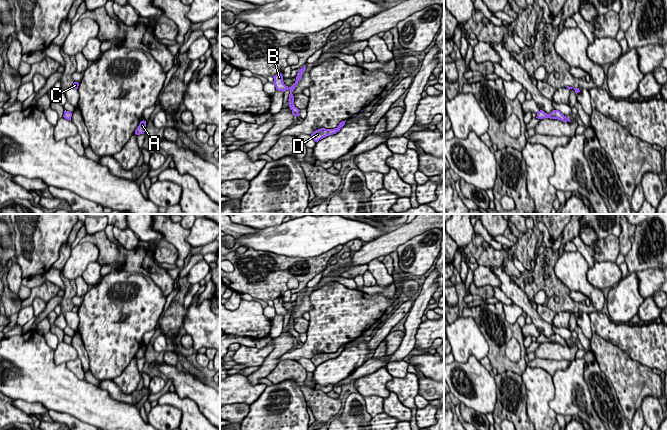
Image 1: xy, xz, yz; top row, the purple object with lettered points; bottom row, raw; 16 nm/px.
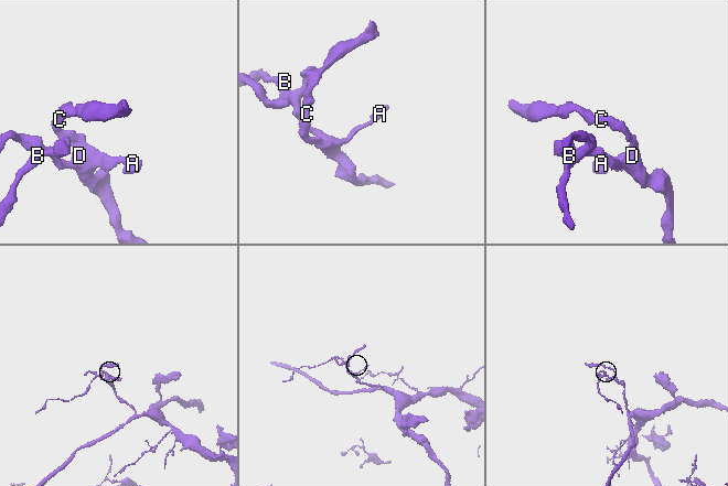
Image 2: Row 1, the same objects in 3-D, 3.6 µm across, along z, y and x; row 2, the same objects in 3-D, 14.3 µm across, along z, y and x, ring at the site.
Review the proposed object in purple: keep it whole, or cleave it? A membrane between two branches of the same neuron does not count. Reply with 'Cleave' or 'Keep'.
Keep

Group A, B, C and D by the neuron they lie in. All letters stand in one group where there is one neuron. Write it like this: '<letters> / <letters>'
A B C D

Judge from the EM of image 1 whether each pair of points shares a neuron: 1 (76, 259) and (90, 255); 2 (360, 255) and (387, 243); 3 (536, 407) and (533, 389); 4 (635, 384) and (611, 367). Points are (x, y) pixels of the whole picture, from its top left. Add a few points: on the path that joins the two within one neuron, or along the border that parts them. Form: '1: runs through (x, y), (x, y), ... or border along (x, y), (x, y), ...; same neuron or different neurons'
1: runs through (79, 258), (82, 255), (87, 255); same neuron
2: runs through (367, 253), (380, 247); same neuron
3: runs through (536, 403), (536, 393); same neuron
4: runs through (629, 378), (617, 367); same neuron

